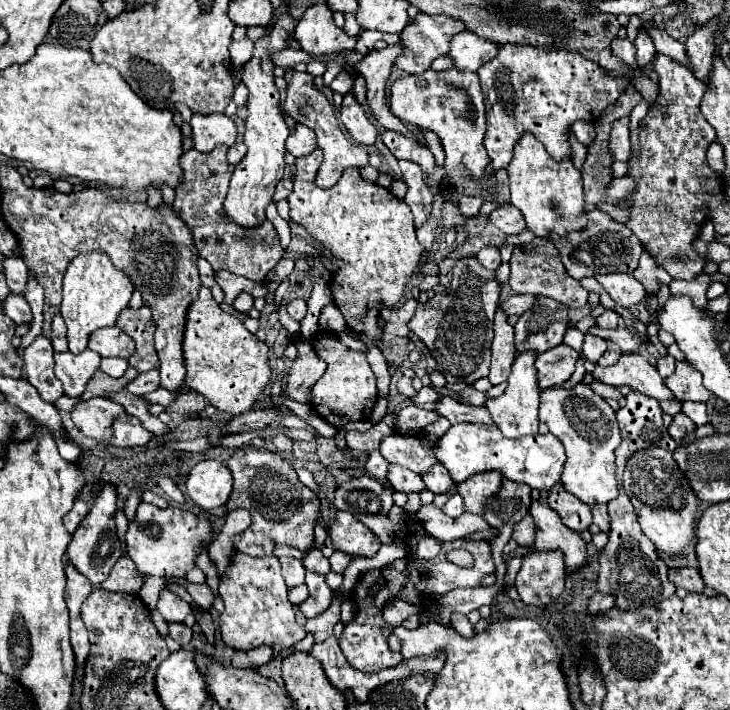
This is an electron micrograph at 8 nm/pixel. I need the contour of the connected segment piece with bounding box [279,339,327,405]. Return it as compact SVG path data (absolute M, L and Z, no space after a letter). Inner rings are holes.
M303 339L295 341L299 349L299 357L293 361L289 375L287 375L287 387L279 393L283 399L299 401L299 403L311 403L311 387L317 383L317 379L325 373L325 363L317 353L311 349L311 345Z

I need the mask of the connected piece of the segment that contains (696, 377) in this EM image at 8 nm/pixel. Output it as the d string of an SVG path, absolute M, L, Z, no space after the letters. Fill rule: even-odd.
M677 361L675 373L663 379L663 383L679 401L707 401L709 397L713 397L713 393L703 387L701 379L703 377L695 367L691 367L687 361Z

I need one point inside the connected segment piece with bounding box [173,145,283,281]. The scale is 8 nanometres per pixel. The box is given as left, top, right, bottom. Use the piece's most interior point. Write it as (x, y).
(252, 253)

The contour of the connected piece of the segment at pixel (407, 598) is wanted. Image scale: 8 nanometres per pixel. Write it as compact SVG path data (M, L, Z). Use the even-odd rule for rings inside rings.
M413 523L407 527L407 535L405 535L405 545L409 549L407 557L405 557L405 569L403 571L397 571L393 569L393 565L385 565L381 569L369 569L367 573L363 573L359 579L357 579L357 585L351 593L351 599L355 603L355 617L353 621L345 623L345 629L339 637L339 647L345 655L345 659L349 661L349 665L357 671L363 671L363 673L377 673L381 669L389 669L389 667L395 667L403 661L403 655L399 651L391 651L389 645L387 645L387 639L391 635L391 625L383 619L383 605L385 601L391 601L391 599L401 599L405 603L411 603L415 605L421 613L429 611L431 603L435 603L437 597L443 597L447 595L449 591L453 591L455 587L479 587L479 581L493 573L495 571L495 563L493 563L493 557L491 557L491 545L489 541L469 541L469 539L457 539L457 541L449 541L449 543L443 543L441 545L441 553L433 559L419 559L415 555L415 549L417 549L417 543L425 537L431 537L423 527L421 523ZM451 549L467 549L473 557L475 557L475 565L469 567L469 569L463 569L463 567L457 567L457 565L451 565L447 559L445 559L445 553L451 551Z

